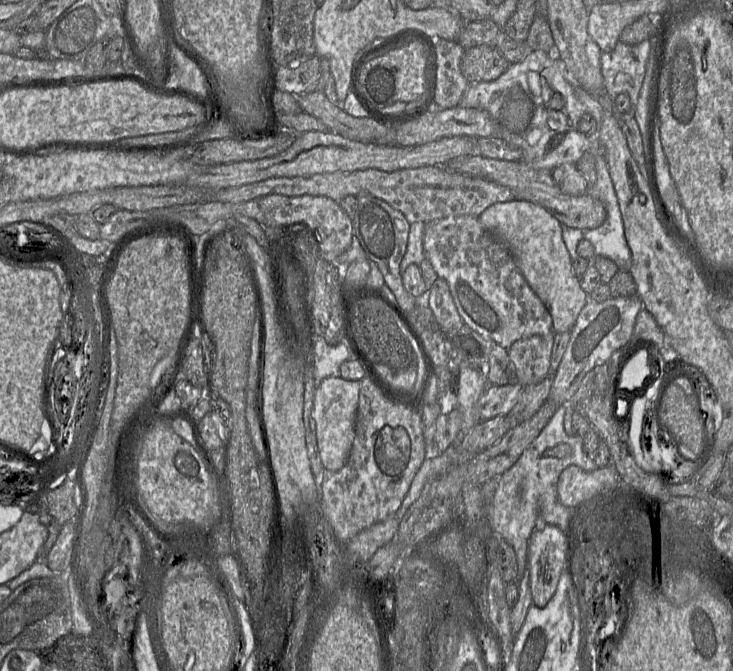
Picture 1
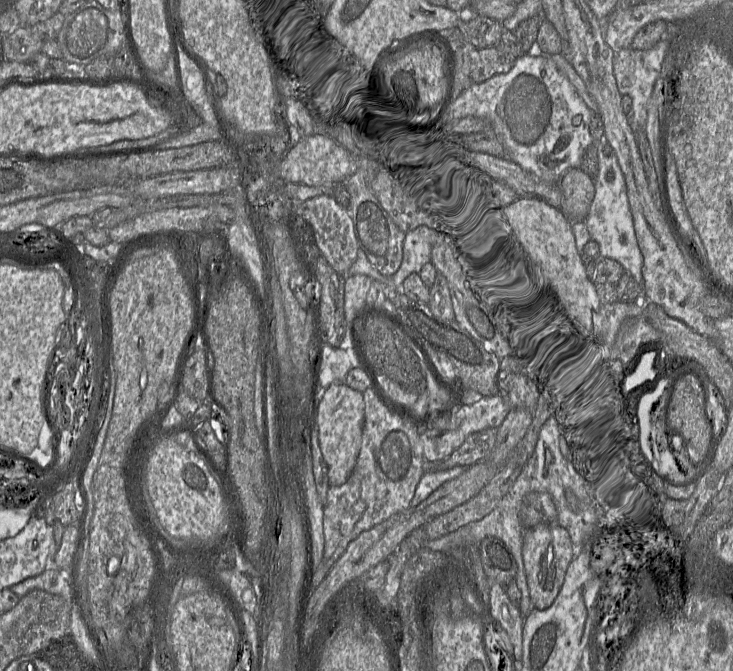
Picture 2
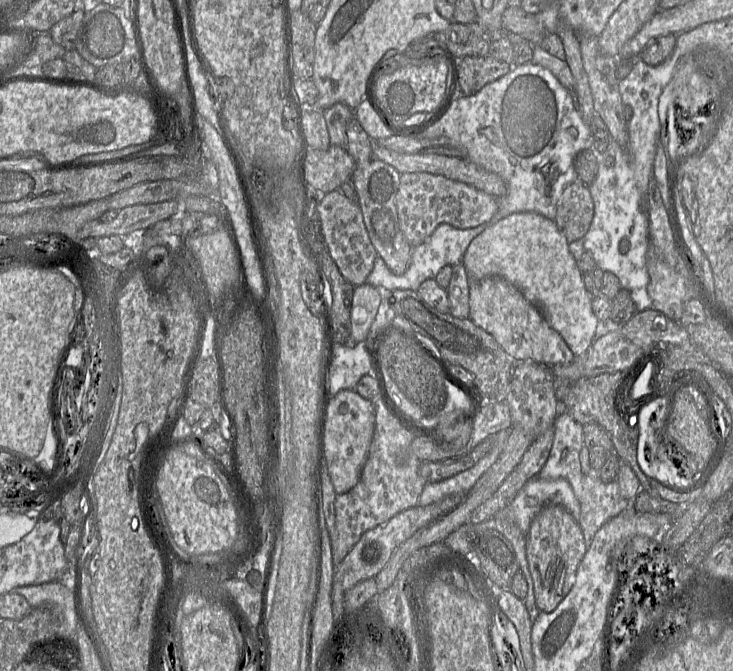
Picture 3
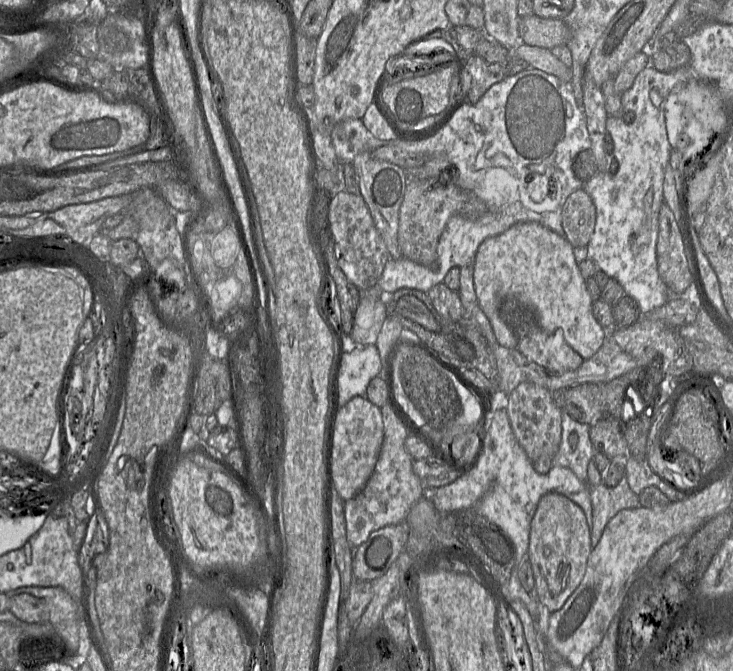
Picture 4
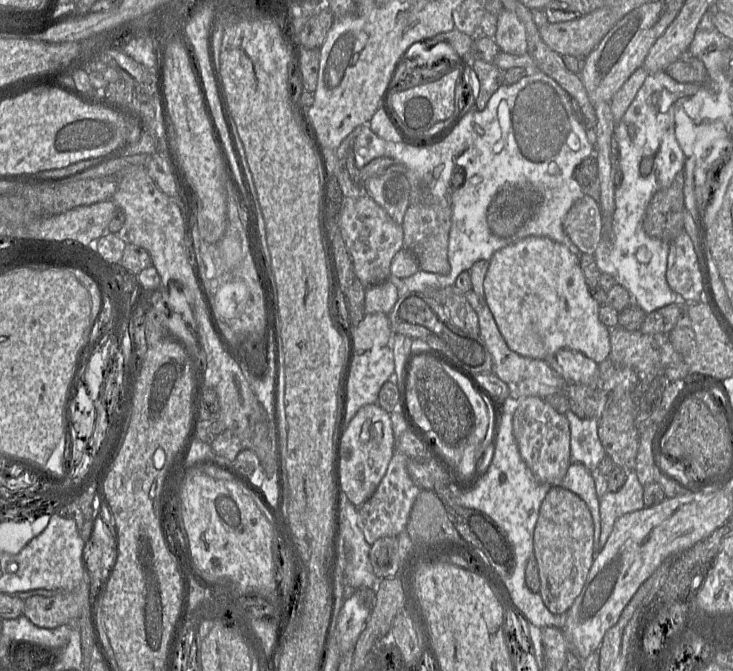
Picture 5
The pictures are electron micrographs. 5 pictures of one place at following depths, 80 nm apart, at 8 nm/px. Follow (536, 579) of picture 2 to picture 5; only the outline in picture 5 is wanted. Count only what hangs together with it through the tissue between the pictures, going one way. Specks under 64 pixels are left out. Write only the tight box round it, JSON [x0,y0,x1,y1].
[533,486,595,615]

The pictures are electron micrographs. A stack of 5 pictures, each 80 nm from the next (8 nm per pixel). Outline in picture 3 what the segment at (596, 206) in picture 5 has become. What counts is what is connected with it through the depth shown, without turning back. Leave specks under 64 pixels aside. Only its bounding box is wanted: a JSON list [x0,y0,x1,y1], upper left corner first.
[556,181,594,244]

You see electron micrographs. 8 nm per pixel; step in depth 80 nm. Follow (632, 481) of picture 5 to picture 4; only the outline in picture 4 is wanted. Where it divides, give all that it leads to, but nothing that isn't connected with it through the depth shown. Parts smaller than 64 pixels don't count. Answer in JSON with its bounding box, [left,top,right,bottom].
[589,468,640,548]

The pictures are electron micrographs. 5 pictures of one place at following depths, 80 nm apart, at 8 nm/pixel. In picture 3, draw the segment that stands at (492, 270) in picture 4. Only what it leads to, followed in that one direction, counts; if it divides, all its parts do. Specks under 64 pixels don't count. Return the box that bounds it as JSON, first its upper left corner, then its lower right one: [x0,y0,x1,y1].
[462,212,599,356]

